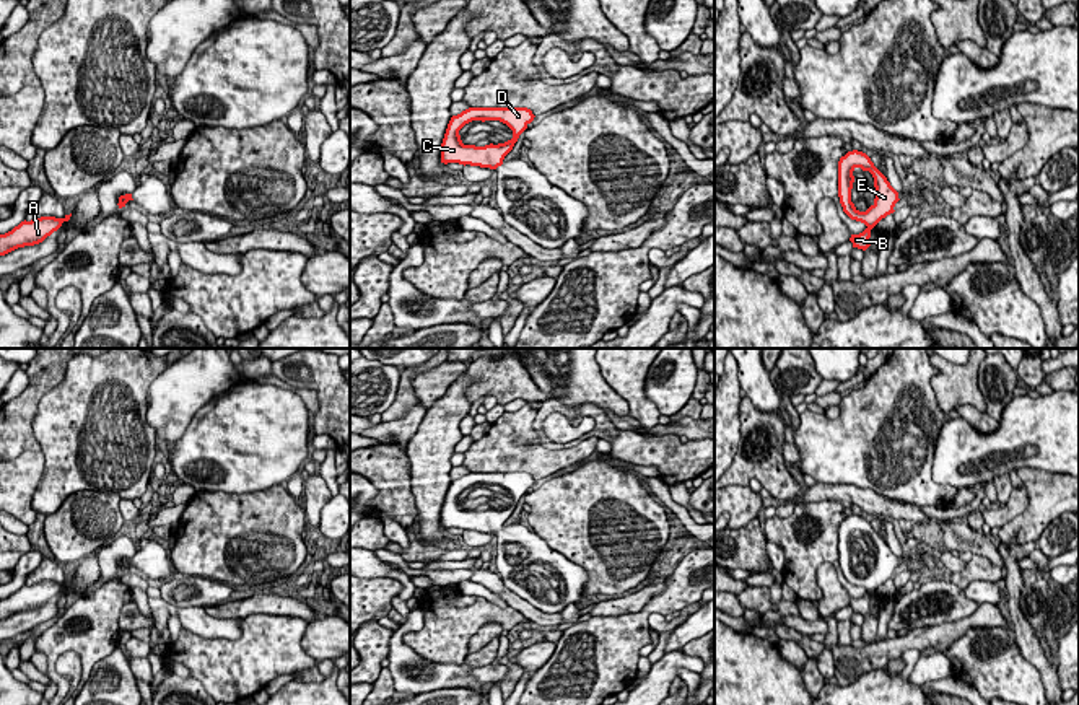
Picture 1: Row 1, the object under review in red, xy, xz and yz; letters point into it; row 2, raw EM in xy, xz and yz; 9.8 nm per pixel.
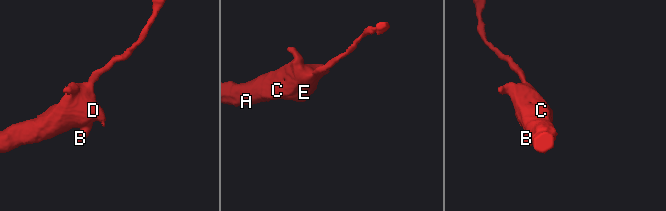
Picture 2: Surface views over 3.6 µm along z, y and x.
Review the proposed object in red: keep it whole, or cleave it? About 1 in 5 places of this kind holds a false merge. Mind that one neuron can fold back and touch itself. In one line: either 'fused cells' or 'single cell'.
single cell

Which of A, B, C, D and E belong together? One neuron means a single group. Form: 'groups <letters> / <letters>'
groups A B C D E

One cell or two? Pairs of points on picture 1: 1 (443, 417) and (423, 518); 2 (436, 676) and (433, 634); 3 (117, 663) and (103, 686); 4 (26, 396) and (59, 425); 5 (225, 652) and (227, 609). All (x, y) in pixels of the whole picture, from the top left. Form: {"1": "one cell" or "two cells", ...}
{"1": "one cell", "2": "two cells", "3": "one cell", "4": "two cells", "5": "two cells"}

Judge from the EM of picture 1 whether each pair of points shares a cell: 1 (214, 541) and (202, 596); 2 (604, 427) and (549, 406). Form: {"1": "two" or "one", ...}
{"1": "two", "2": "one"}

